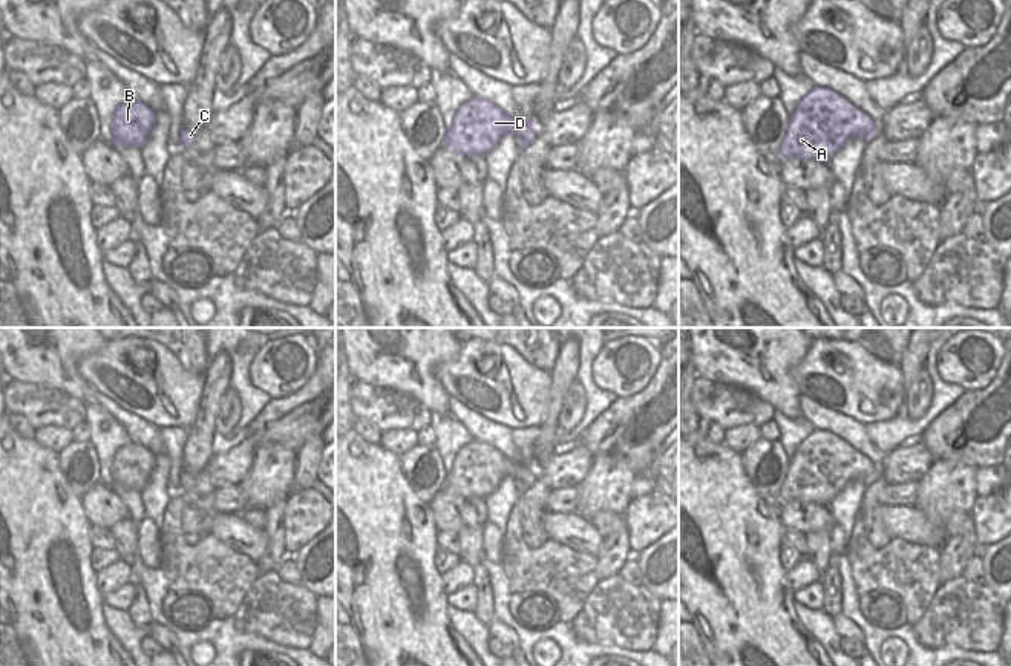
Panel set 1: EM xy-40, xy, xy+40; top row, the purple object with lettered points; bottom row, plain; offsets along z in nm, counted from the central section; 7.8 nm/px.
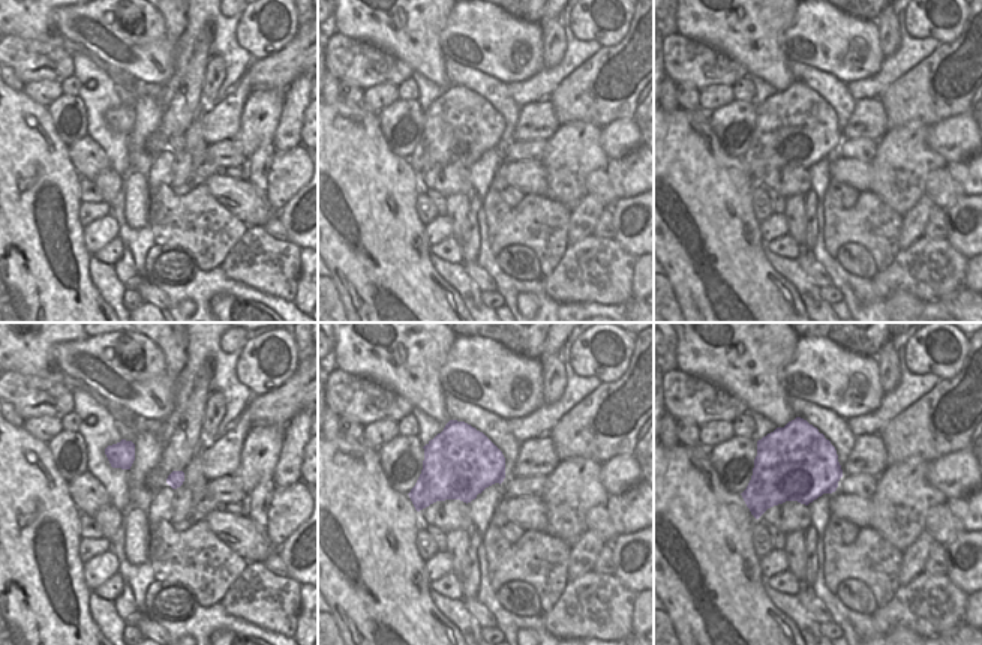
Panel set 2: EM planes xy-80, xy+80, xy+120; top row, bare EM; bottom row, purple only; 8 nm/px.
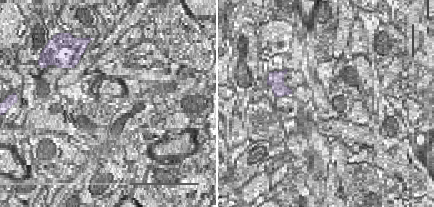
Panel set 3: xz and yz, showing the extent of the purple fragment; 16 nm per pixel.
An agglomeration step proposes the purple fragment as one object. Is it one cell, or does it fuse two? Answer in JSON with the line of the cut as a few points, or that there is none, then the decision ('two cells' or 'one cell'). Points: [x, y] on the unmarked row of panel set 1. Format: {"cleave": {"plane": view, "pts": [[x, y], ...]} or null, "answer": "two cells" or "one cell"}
{"cleave": null, "answer": "one cell"}

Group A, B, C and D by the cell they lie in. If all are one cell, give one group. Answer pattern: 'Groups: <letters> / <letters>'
Groups: A B C D.

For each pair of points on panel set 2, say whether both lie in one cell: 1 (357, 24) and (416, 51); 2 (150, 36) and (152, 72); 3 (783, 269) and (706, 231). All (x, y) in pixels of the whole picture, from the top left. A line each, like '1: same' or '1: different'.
1: same
2: same
3: different

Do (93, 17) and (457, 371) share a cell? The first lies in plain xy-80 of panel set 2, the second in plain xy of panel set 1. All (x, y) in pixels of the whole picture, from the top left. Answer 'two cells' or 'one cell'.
one cell

